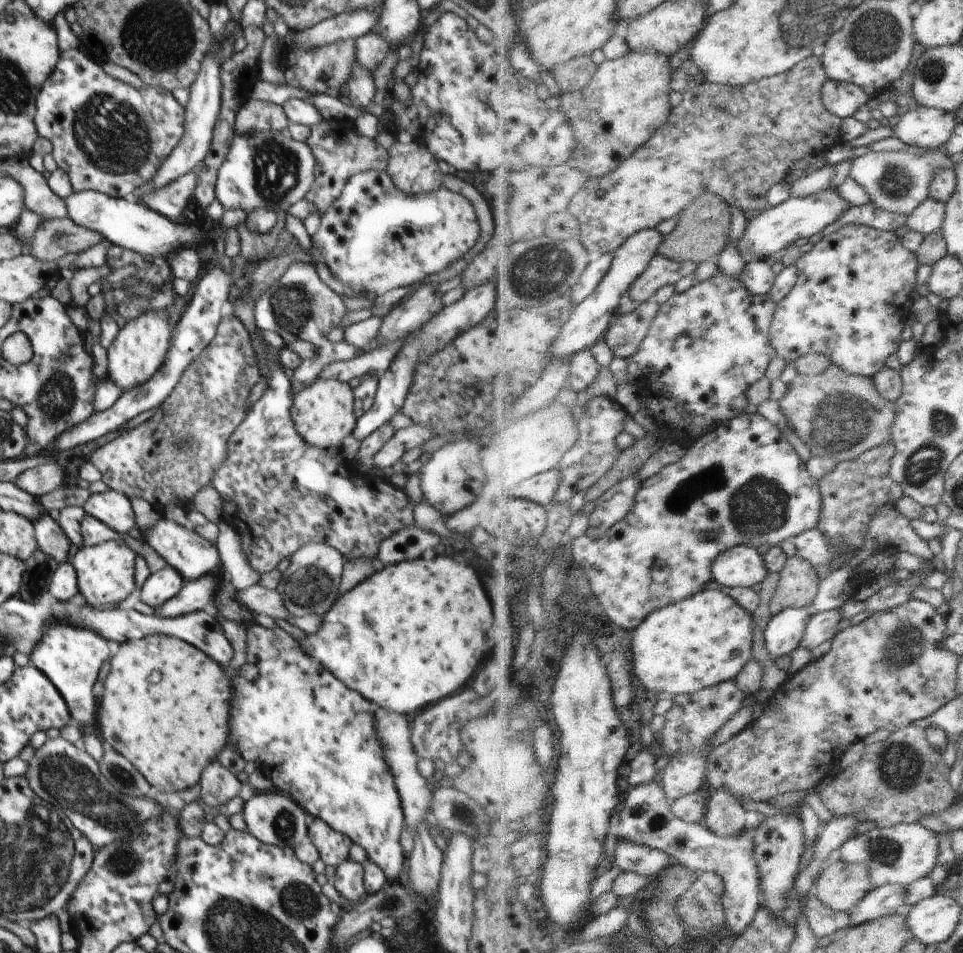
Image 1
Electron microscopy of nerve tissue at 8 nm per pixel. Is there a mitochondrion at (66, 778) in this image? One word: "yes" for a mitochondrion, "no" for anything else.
yes

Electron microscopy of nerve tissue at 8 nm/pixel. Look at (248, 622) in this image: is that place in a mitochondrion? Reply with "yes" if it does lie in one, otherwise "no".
no

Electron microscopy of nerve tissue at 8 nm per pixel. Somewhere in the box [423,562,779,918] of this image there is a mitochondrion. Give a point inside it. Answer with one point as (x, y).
(461, 811)

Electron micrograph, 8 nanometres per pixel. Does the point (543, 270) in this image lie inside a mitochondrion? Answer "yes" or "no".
yes

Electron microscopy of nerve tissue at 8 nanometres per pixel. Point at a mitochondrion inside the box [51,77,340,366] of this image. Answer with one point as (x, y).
(108, 132)

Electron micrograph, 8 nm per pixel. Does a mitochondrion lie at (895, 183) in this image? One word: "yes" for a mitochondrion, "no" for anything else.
yes

